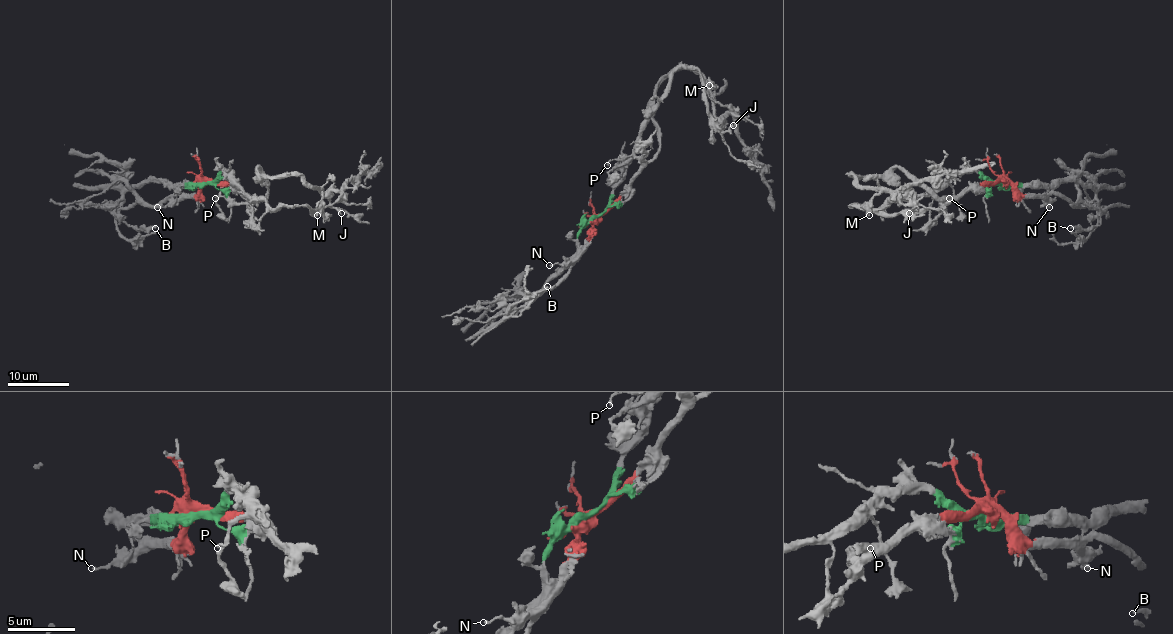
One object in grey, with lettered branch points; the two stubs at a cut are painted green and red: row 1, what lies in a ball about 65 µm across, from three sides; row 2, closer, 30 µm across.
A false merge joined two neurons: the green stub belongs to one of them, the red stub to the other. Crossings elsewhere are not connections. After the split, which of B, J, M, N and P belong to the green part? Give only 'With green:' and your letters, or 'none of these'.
With green: none of these

